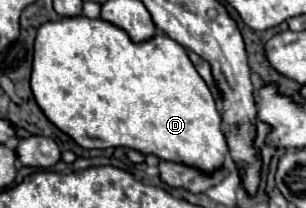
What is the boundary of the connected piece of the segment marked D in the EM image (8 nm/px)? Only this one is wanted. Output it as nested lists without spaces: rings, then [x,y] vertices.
[[[86,16],[46,22],[38,28],[34,40],[30,88],[46,118],[82,148],[124,146],[142,154],[154,154],[160,160],[196,166],[202,172],[214,172],[224,164],[228,146],[220,132],[216,100],[192,66],[186,50],[170,36],[156,34],[150,40],[132,42],[122,28],[102,18],[92,20]]]

